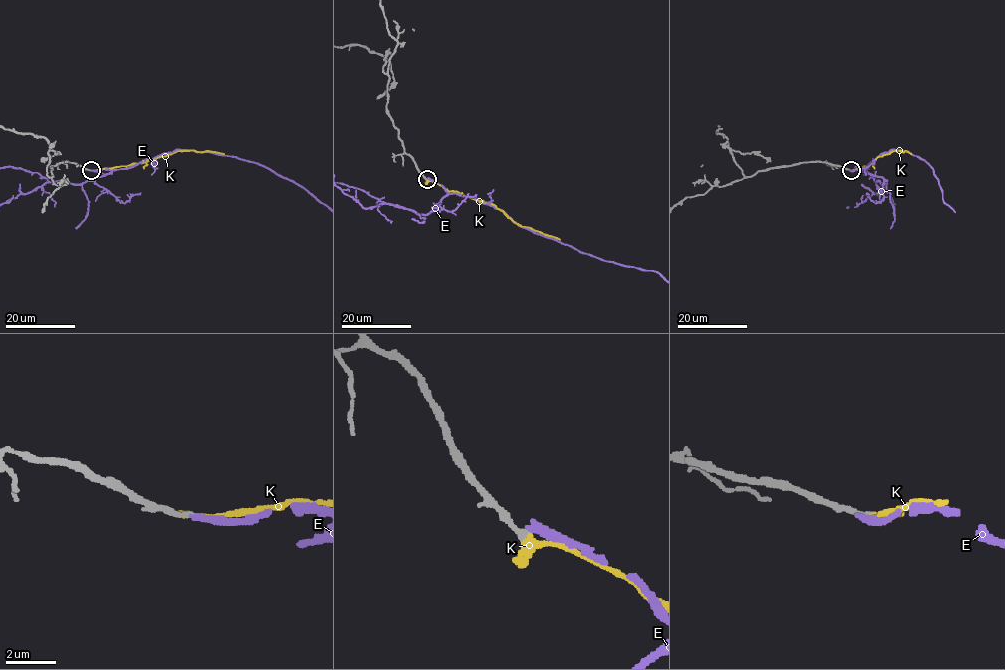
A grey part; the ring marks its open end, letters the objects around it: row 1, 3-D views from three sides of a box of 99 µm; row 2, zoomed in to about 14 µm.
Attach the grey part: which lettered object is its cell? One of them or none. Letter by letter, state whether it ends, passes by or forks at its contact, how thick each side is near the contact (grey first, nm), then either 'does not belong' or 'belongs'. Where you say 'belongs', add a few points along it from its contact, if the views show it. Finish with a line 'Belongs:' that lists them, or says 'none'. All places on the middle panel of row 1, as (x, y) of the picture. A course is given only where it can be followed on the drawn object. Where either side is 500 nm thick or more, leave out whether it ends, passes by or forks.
E: it ends; calibres 220 and 280 nm; does not belong
K: it ends; calibres 200 and 320 nm; belongs; course (426, 180), (449, 191), (492, 203), (521, 226), (560, 239)
Belongs: K

